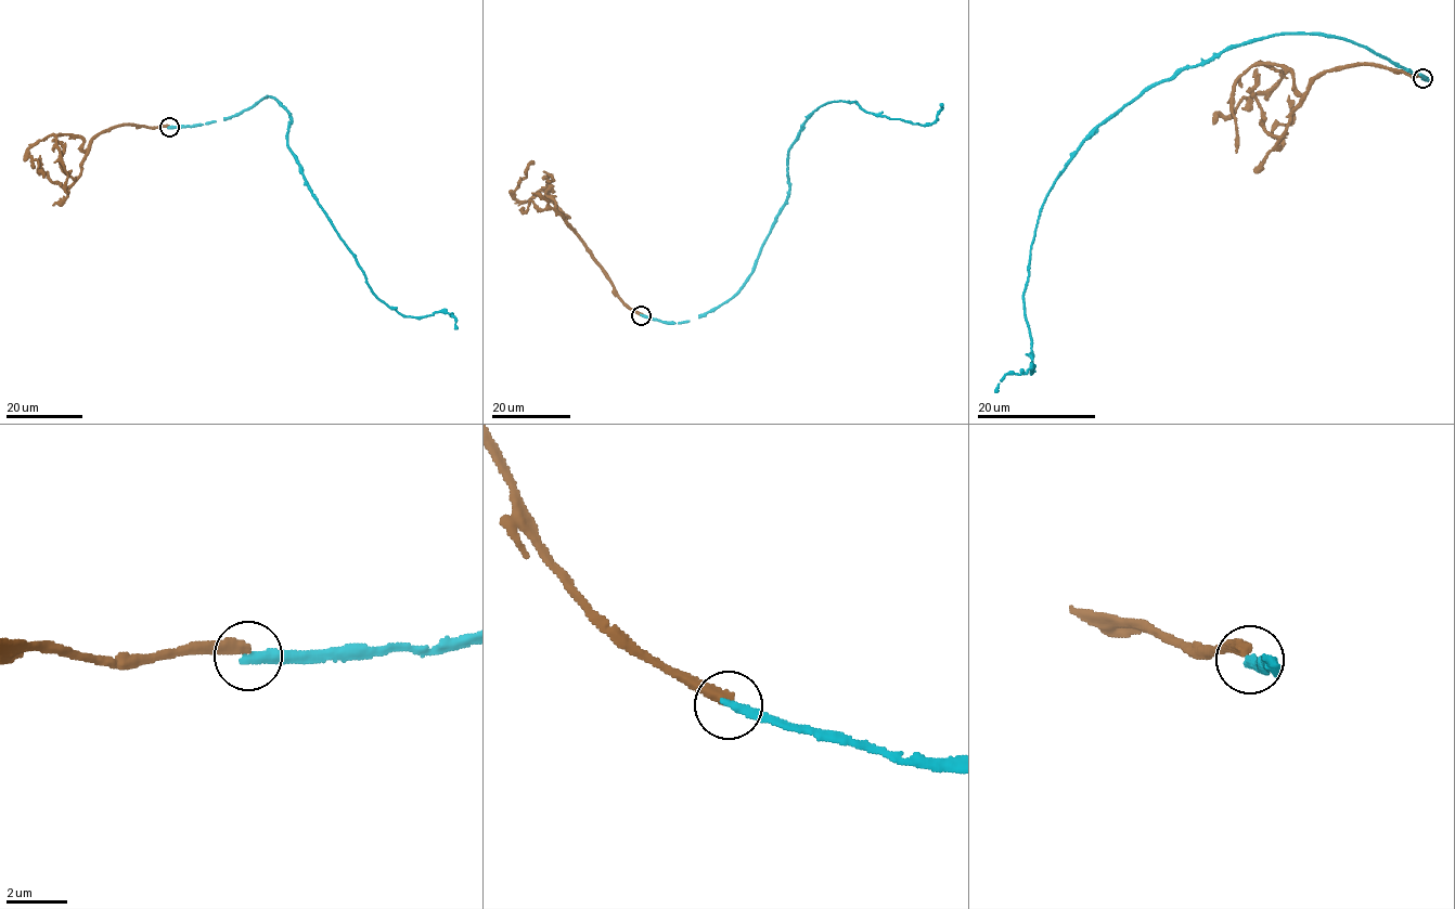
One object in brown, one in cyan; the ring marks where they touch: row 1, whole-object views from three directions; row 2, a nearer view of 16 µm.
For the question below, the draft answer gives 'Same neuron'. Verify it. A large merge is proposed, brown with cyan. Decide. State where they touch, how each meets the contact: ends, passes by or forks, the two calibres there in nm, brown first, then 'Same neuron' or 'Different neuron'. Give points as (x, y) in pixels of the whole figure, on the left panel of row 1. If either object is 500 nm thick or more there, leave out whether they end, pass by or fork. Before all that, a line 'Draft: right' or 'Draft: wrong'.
Draft: wrong
Place: (169, 127). At the ring brown ends. At the ring cyan ends. Thickness 400 nm (brown) against 320 nm. Different neuron

